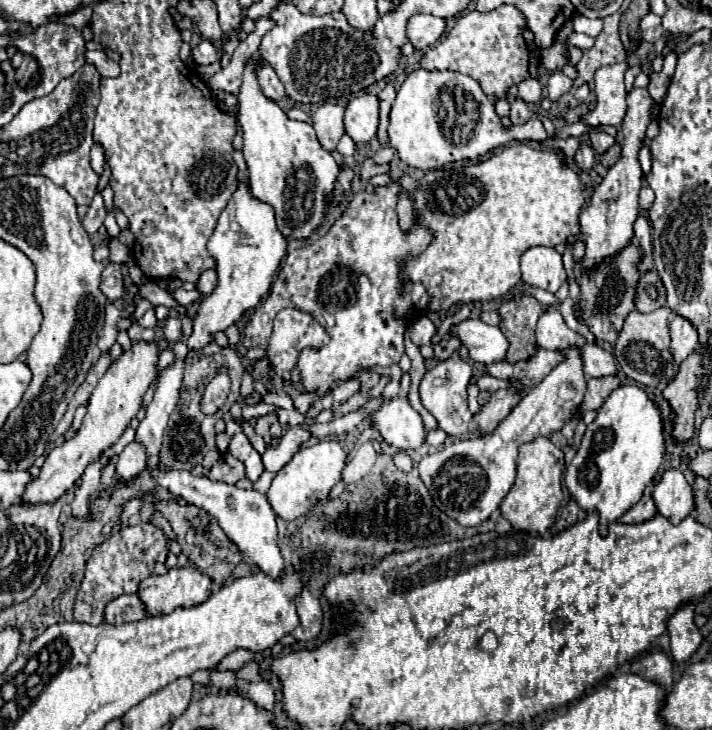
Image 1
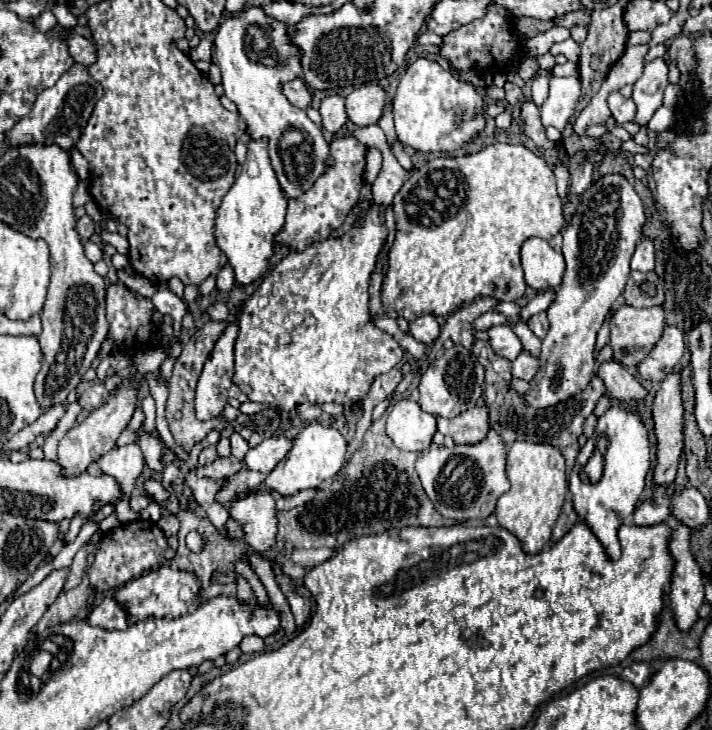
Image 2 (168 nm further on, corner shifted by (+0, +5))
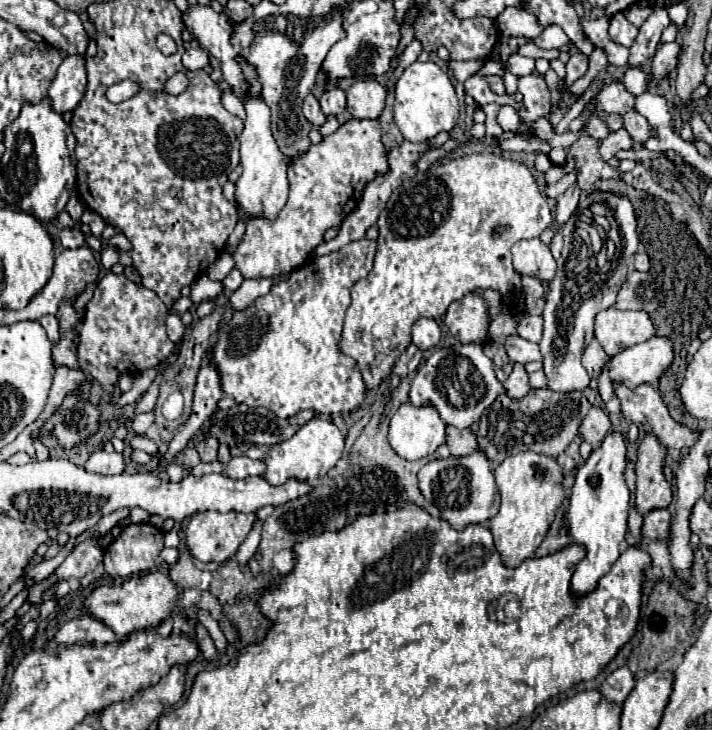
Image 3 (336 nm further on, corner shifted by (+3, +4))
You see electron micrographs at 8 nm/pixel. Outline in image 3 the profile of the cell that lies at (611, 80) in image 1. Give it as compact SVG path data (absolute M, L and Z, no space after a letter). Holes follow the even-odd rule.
M631 109L623 115L623 127L629 131L629 135L635 139L635 143L643 145L647 139L651 139L651 127L649 127L647 119L643 115L639 115L635 109Z

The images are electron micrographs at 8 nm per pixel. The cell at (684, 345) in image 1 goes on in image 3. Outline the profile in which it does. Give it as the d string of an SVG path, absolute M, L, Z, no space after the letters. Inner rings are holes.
M653 337L611 357L609 377L613 387L625 385L633 389L641 383L655 385L671 363L673 343L667 337Z

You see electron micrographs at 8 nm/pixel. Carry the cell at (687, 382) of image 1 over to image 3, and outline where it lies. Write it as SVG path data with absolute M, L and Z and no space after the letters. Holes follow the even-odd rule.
M645 435L637 451L637 489L635 505L639 515L647 515L653 509L669 507L671 503L671 485L663 475L663 455L665 447L653 435Z

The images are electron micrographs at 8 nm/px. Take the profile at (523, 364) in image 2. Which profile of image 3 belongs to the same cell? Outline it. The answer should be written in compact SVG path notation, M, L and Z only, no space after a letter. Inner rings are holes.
M515 363L513 373L507 377L503 387L505 387L505 391L507 391L507 395L511 399L521 399L521 397L525 397L529 393L529 377L527 377L521 363Z

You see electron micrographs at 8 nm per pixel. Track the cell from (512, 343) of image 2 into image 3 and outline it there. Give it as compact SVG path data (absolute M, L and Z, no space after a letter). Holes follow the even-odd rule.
M509 337L505 343L505 349L515 363L529 363L529 361L543 361L543 355L539 351L537 343L531 343L521 337Z

